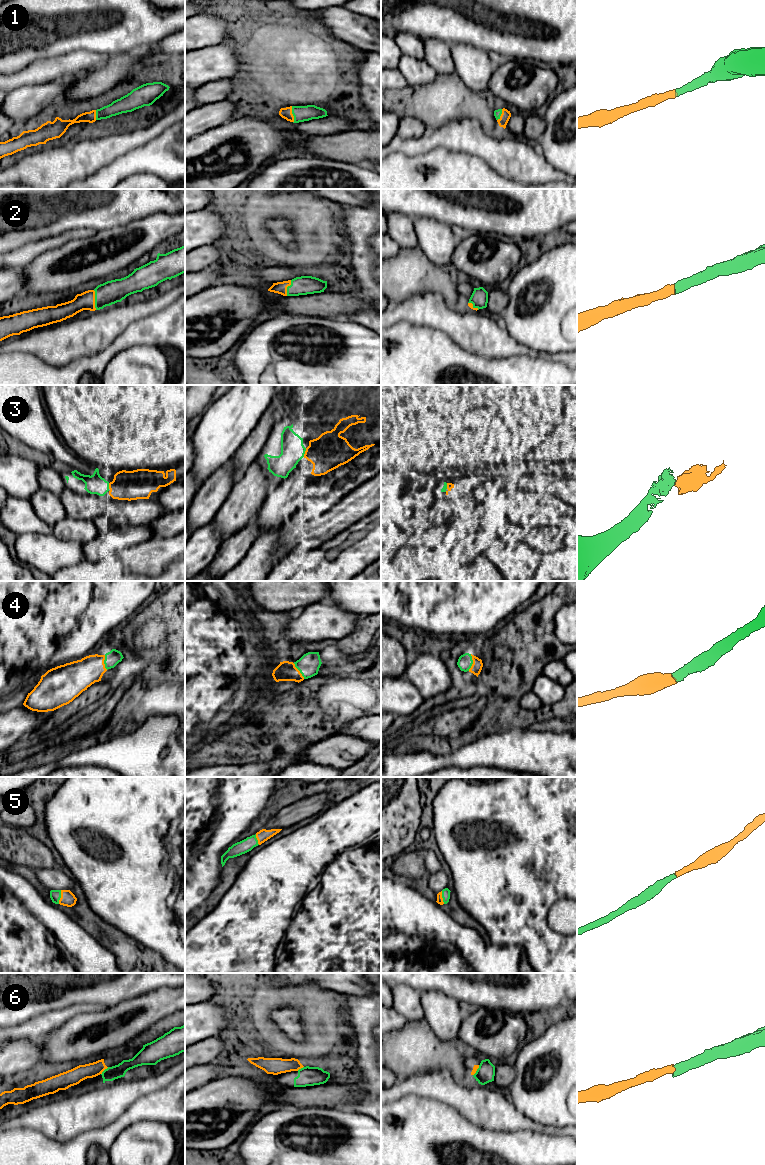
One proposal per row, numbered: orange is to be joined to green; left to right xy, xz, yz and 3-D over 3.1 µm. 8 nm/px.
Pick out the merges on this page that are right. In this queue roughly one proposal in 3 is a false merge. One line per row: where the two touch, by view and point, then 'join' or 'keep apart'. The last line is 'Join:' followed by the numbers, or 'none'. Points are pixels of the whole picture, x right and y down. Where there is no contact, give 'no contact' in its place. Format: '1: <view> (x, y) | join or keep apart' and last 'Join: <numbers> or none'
1: xz (293, 114) | join
2: xy (95, 300) | join
3: xz (304, 452) | join
4: yz (472, 662) | join
5: xy (60, 897) | join
6: xy (104, 1070) | keep apart
Join: 1, 2, 3, 4, 5

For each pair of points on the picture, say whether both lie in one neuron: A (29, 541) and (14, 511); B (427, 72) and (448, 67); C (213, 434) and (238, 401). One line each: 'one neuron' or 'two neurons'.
A: two neurons
B: two neurons
C: one neuron

